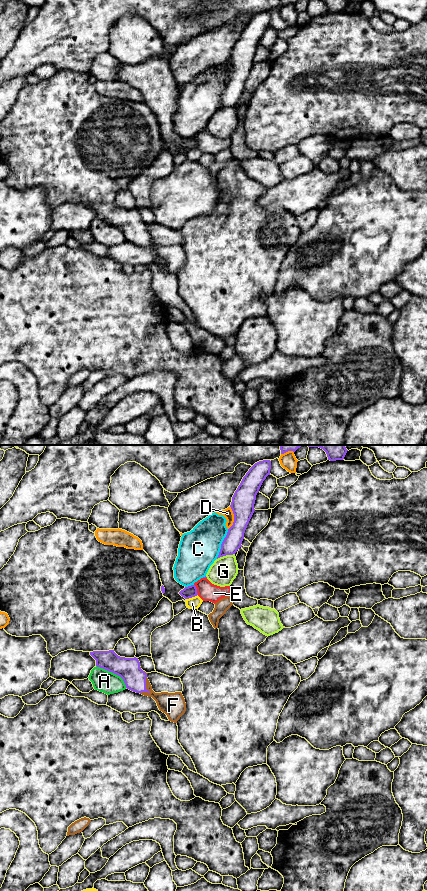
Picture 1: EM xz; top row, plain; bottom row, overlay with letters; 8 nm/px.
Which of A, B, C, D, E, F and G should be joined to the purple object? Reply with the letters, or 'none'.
F

